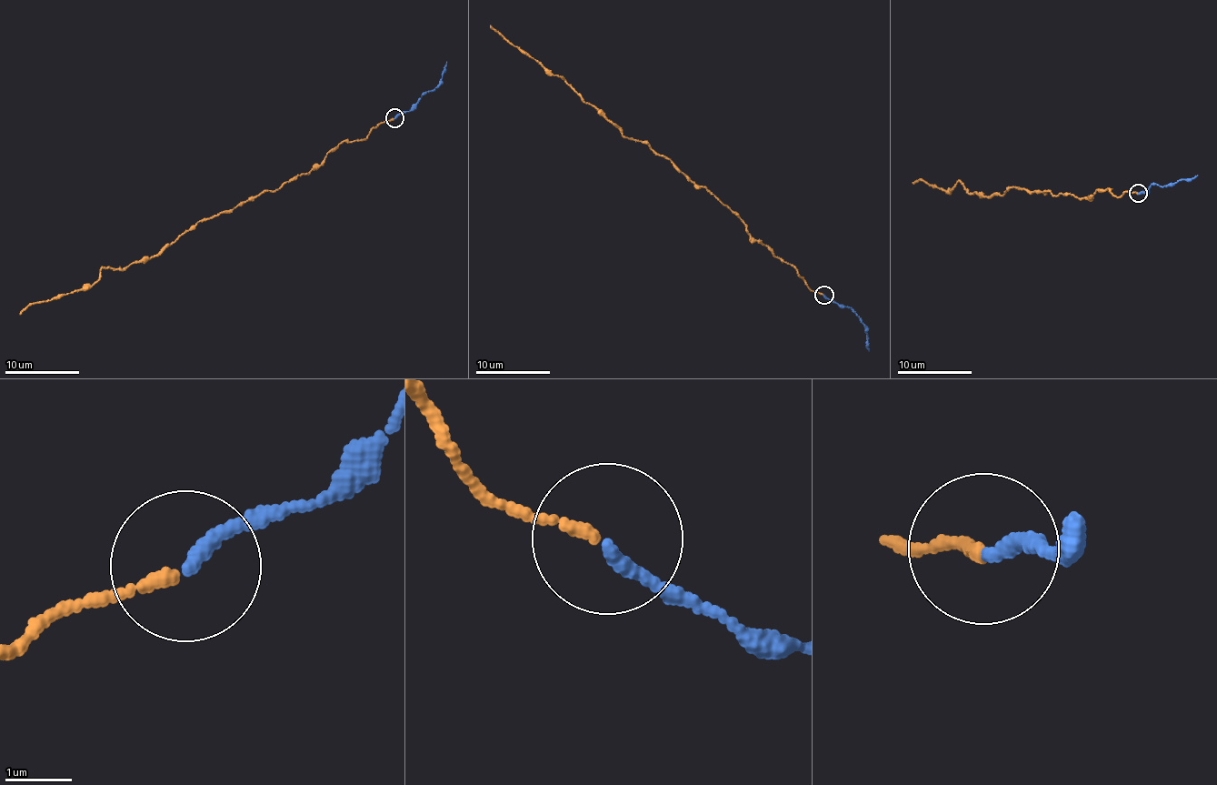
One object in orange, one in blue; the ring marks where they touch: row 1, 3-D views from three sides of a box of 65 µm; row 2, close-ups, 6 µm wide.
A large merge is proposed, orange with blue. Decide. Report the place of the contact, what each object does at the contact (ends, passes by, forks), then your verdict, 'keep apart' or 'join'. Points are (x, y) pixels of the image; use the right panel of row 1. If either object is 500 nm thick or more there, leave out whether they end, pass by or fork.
at (1138, 193); orange ends there; blue ends there; join

